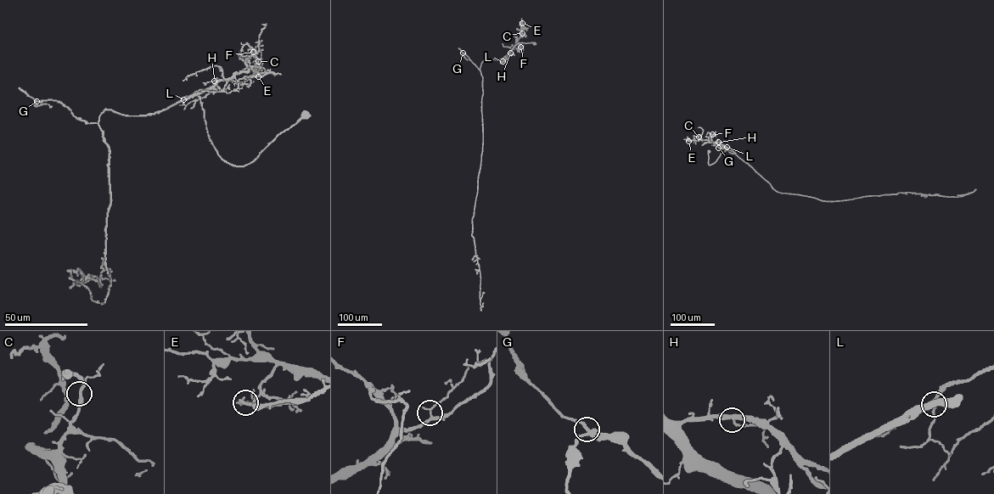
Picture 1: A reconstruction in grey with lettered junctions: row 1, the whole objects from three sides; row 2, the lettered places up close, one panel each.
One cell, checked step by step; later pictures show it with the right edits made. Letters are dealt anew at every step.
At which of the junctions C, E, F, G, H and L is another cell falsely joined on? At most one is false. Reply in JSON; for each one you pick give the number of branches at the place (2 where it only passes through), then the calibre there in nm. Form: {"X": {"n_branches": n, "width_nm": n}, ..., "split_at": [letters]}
{"E": {"n_branches": 3, "width_nm": 190}, "split_at": ["E"]}

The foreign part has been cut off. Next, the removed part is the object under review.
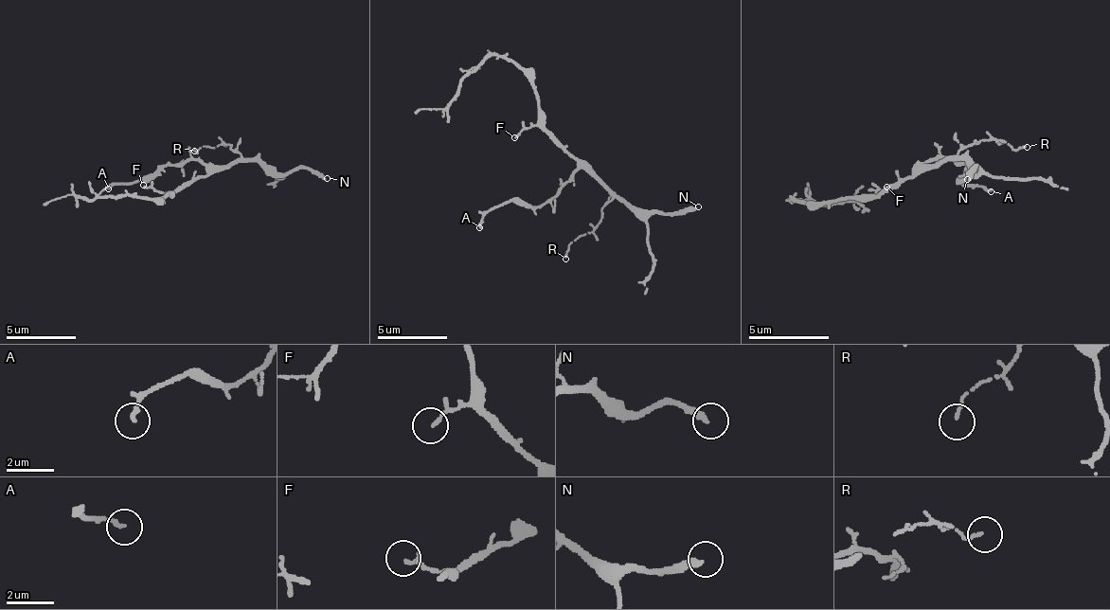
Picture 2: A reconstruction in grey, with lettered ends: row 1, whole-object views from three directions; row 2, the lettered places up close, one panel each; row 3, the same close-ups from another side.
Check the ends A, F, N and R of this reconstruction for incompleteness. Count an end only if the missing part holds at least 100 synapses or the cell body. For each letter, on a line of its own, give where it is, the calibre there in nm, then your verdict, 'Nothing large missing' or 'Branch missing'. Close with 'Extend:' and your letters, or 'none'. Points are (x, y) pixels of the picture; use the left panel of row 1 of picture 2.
A: Place: (108, 188). Thickness 160 nm. Nothing large missing
F: Place: (143, 185). Thickness 100 nm. Nothing large missing
N: Place: (327, 178). Thickness 260 nm. Branch missing
R: Place: (194, 151). Thickness 100 nm. Nothing large missing
Extend: N

